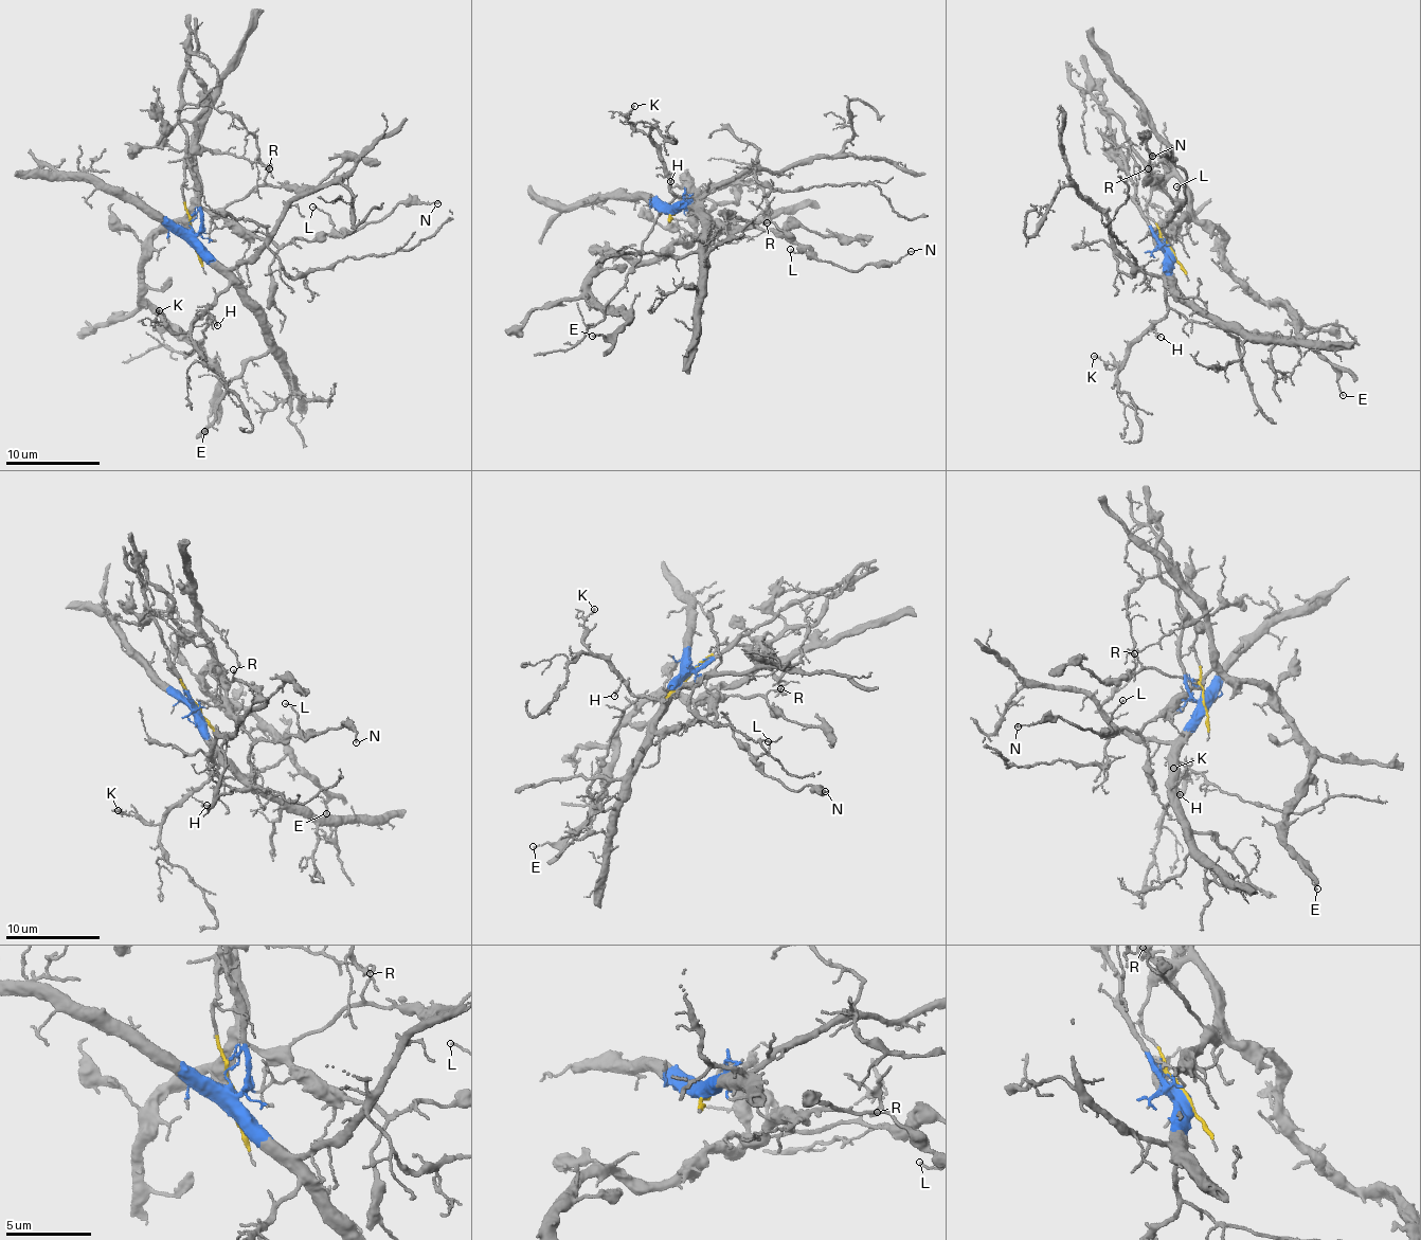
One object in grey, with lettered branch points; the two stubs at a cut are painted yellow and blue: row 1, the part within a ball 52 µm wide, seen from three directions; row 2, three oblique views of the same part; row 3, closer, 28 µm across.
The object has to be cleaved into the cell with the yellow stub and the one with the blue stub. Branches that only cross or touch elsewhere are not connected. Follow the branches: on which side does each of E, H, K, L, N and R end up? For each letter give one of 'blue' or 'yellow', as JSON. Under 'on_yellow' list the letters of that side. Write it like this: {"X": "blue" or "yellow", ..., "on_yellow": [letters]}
{"E": "yellow", "H": "blue", "K": "blue", "L": "yellow", "N": "yellow", "R": "yellow", "on_yellow": ["E", "L", "N", "R"]}

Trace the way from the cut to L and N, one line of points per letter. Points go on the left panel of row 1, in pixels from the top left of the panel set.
L: (194, 234), (182, 191), (192, 162), (198, 202), (257, 237), (312, 241), (330, 231), (330, 217), (313, 205)
N: (194, 234), (182, 191), (192, 162), (198, 202), (277, 244), (346, 236), (400, 202), (438, 203)

